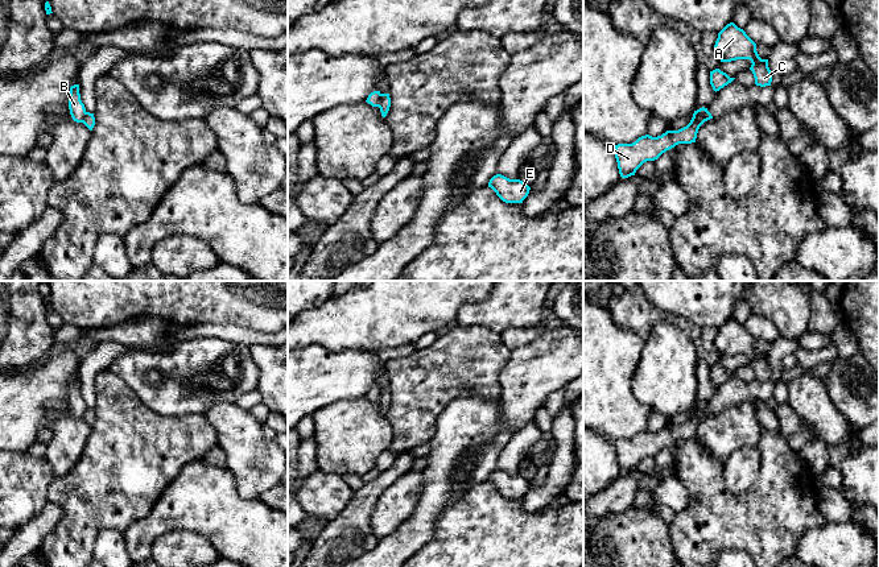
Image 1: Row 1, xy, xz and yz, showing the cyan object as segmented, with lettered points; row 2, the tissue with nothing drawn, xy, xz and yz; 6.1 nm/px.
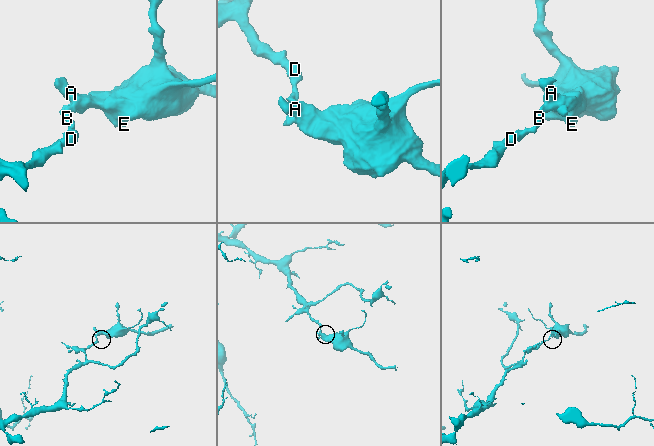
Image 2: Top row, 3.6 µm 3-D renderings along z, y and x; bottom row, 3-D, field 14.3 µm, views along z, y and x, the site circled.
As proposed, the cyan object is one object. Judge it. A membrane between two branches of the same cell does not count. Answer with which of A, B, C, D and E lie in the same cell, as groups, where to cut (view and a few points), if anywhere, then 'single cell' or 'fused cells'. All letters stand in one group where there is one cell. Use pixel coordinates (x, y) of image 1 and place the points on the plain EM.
groups A B C E / D; cut yz (706, 405), (690, 417); fused cells

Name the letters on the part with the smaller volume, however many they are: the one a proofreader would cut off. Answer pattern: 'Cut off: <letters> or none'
Cut off: A, B, C, E

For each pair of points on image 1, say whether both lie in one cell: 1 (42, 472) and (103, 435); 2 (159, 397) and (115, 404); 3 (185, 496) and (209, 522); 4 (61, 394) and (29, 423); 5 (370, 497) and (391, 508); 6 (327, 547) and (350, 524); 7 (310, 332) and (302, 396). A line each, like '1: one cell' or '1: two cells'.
1: two cells
2: two cells
3: one cell
4: one cell
5: two cells
6: one cell
7: two cells

